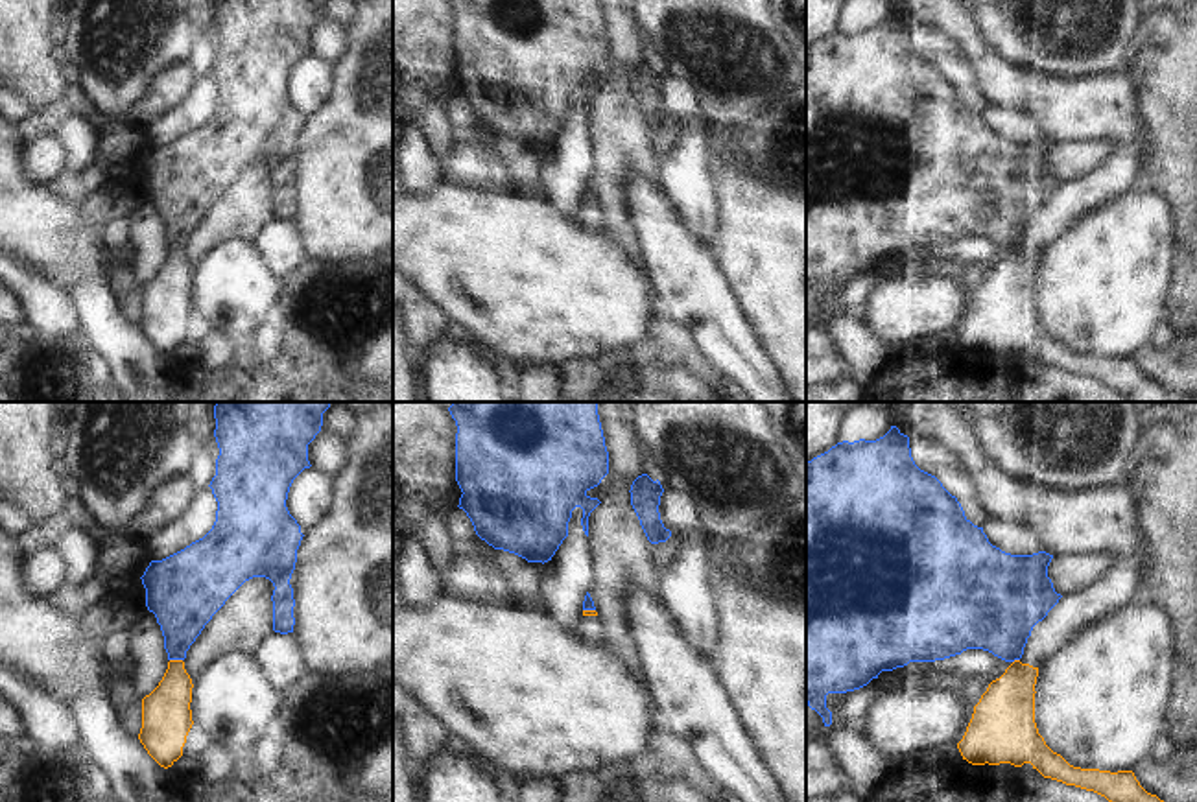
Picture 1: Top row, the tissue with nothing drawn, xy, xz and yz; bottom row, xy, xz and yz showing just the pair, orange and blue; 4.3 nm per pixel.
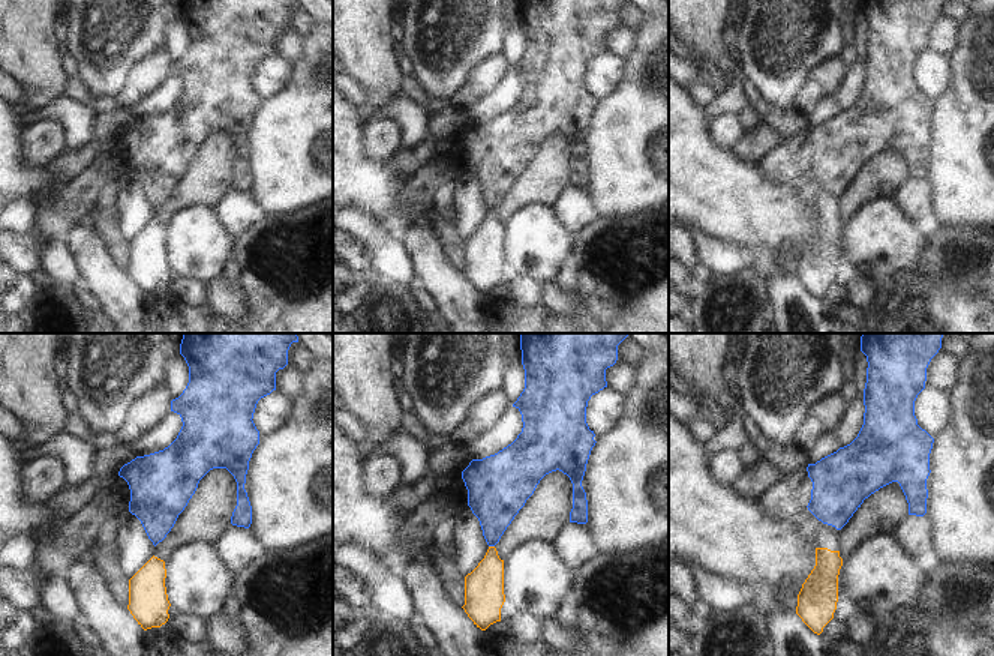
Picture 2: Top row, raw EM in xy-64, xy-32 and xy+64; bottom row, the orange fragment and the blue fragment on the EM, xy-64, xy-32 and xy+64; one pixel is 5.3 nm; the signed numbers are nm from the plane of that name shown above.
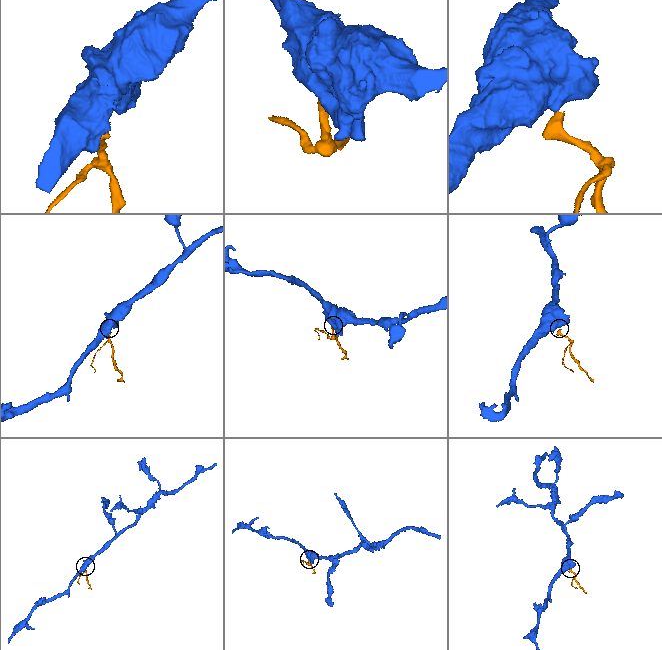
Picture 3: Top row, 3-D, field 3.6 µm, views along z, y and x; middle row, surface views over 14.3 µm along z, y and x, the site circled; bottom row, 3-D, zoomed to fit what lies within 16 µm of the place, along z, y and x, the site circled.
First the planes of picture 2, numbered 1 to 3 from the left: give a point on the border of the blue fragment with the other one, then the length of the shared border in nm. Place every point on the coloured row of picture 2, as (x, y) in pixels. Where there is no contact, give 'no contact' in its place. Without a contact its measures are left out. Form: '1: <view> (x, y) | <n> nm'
1: no contact
2: xy-32 (492, 547) | 30 nm
3: no contact

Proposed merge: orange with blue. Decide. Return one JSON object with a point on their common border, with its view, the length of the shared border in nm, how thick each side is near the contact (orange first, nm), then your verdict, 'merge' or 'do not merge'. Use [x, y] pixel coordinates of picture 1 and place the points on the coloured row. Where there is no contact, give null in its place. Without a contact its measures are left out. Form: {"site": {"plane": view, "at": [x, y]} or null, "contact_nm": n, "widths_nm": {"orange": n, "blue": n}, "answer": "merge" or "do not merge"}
{"site": {"plane": "xy", "at": [176, 660]}, "contact_nm": 60, "widths_nm": {"orange": 220, "blue": 260}, "answer": "do not merge"}

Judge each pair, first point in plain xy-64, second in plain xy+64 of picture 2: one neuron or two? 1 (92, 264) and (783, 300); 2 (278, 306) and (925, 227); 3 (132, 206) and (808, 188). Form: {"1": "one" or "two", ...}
{"1": "one", "2": "two", "3": "one"}

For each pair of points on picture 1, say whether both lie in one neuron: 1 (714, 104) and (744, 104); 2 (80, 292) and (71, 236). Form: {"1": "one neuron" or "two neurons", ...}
{"1": "one neuron", "2": "two neurons"}

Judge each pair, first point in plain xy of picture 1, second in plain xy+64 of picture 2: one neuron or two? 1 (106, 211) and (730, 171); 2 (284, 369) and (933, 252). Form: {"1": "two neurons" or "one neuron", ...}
{"1": "two neurons", "2": "one neuron"}

